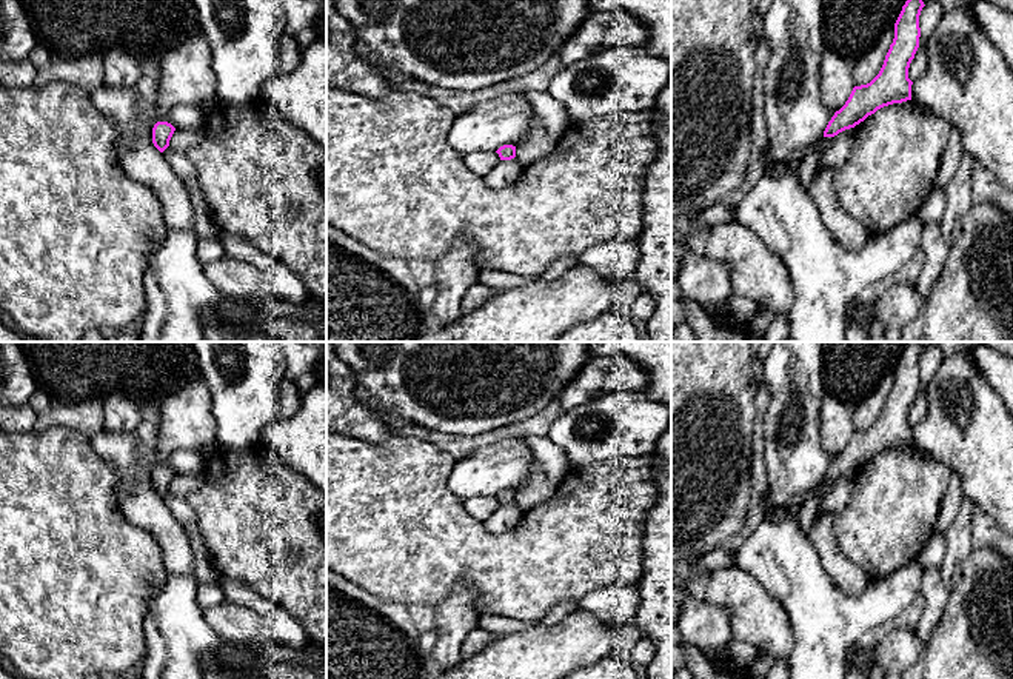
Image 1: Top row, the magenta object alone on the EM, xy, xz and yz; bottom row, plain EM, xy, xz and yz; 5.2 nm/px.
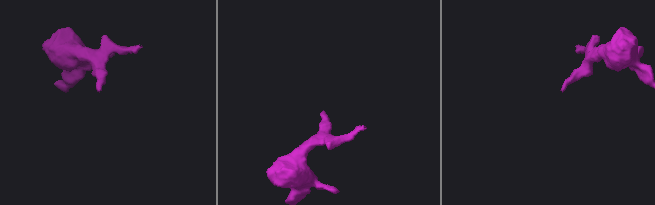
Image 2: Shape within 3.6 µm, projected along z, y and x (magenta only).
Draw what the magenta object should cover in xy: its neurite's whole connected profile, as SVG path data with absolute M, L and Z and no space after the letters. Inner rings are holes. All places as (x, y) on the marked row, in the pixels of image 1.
M157 122L152 128L152 143L154 146L163 152L169 146L169 140L174 134L176 128L168 122Z

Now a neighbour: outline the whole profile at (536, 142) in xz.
M533 115L522 142L516 146L516 160L527 166L551 152L556 142L542 128L537 117Z

